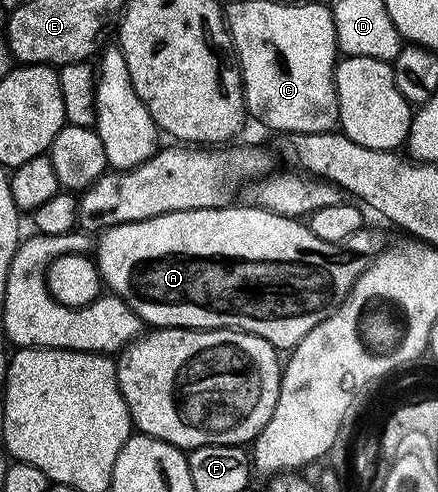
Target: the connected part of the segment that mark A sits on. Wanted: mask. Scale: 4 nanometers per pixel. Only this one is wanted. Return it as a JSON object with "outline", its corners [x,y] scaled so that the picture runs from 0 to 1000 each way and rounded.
{"outline":[[[589,419],[573,423],[470,423],[468,427],[432,427],[429,431],[397,431],[368,435],[358,443],[340,443],[322,451],[269,455],[256,463],[240,463],[224,474],[221,494],[212,504],[212,526],[226,541],[226,557],[235,575],[260,600],[274,602],[288,618],[315,638],[329,661],[356,667],[532,667],[539,675],[566,675],[594,683],[616,695],[630,711],[662,711],[715,671],[742,644],[756,640],[781,618],[797,589],[815,573],[815,565],[838,547],[838,539],[874,510],[879,490],[865,472],[854,472],[847,459],[831,459],[797,484],[763,496],[742,492],[715,476],[715,467],[680,445],[642,435],[623,435],[614,427]]]}

